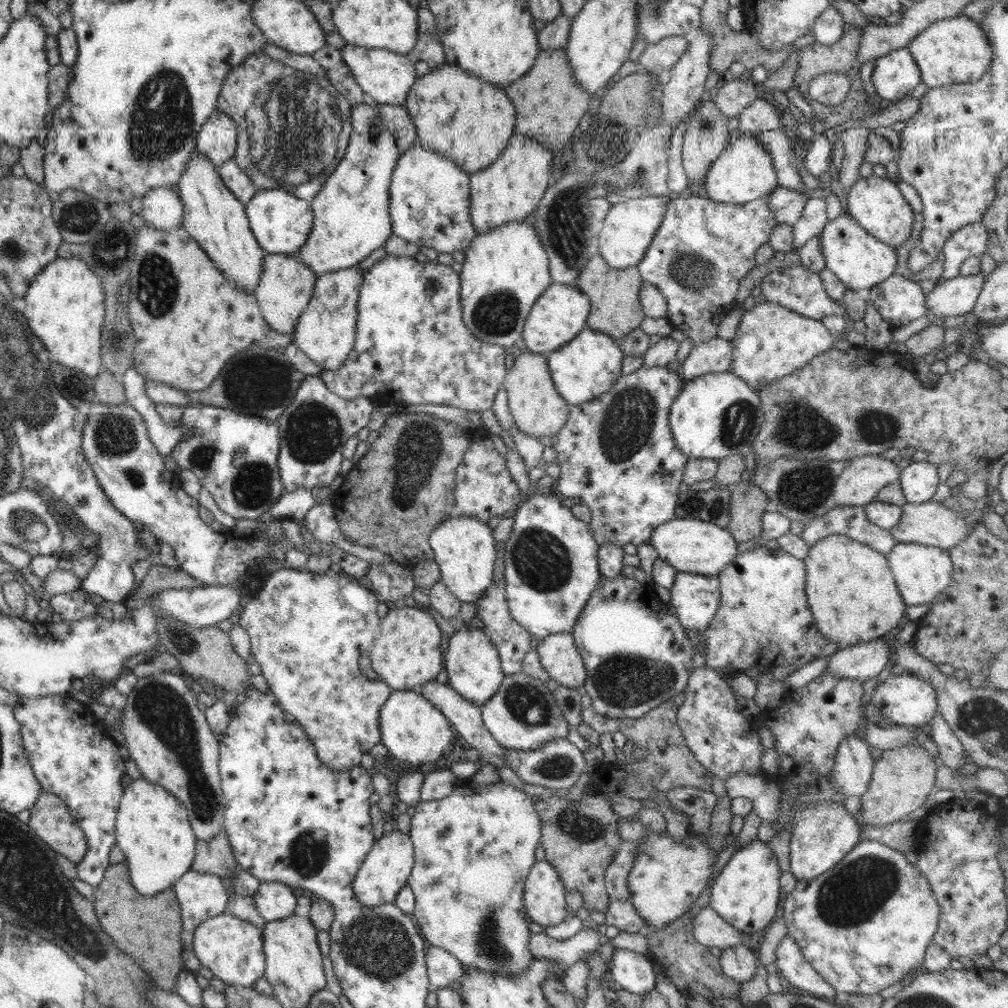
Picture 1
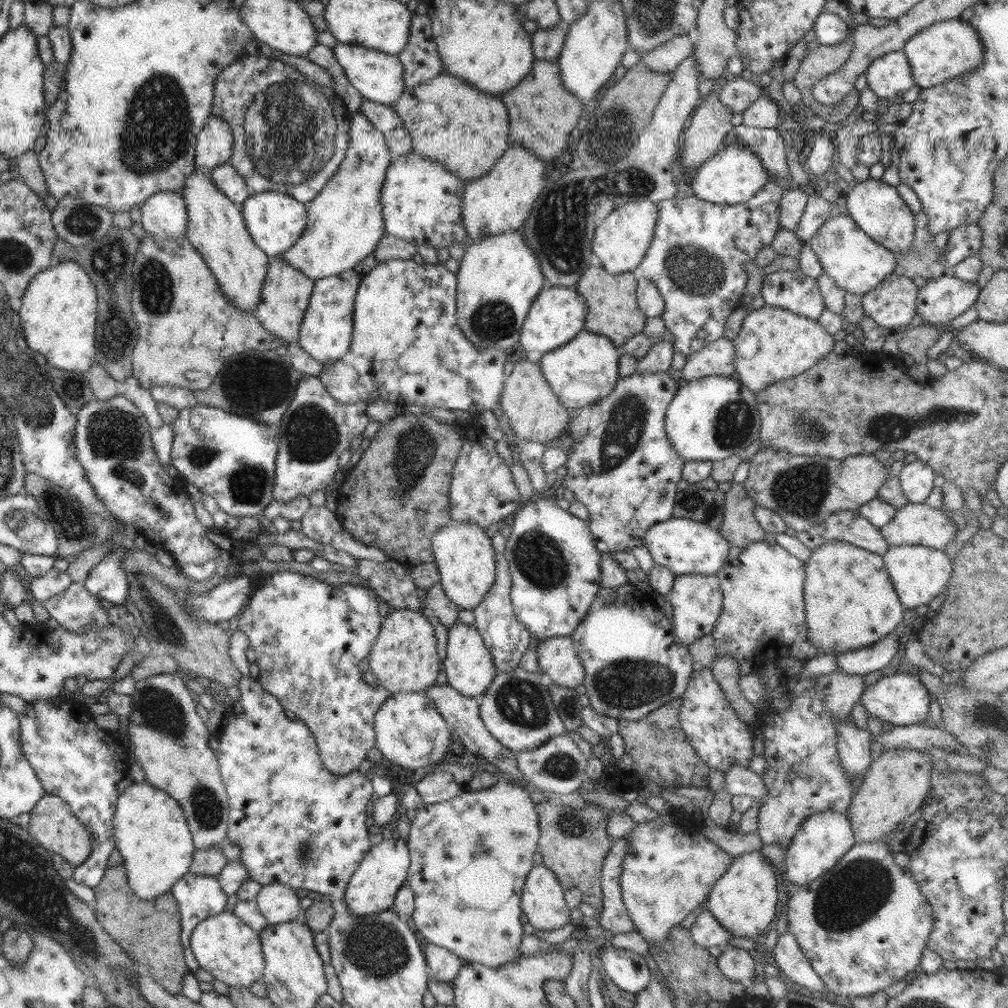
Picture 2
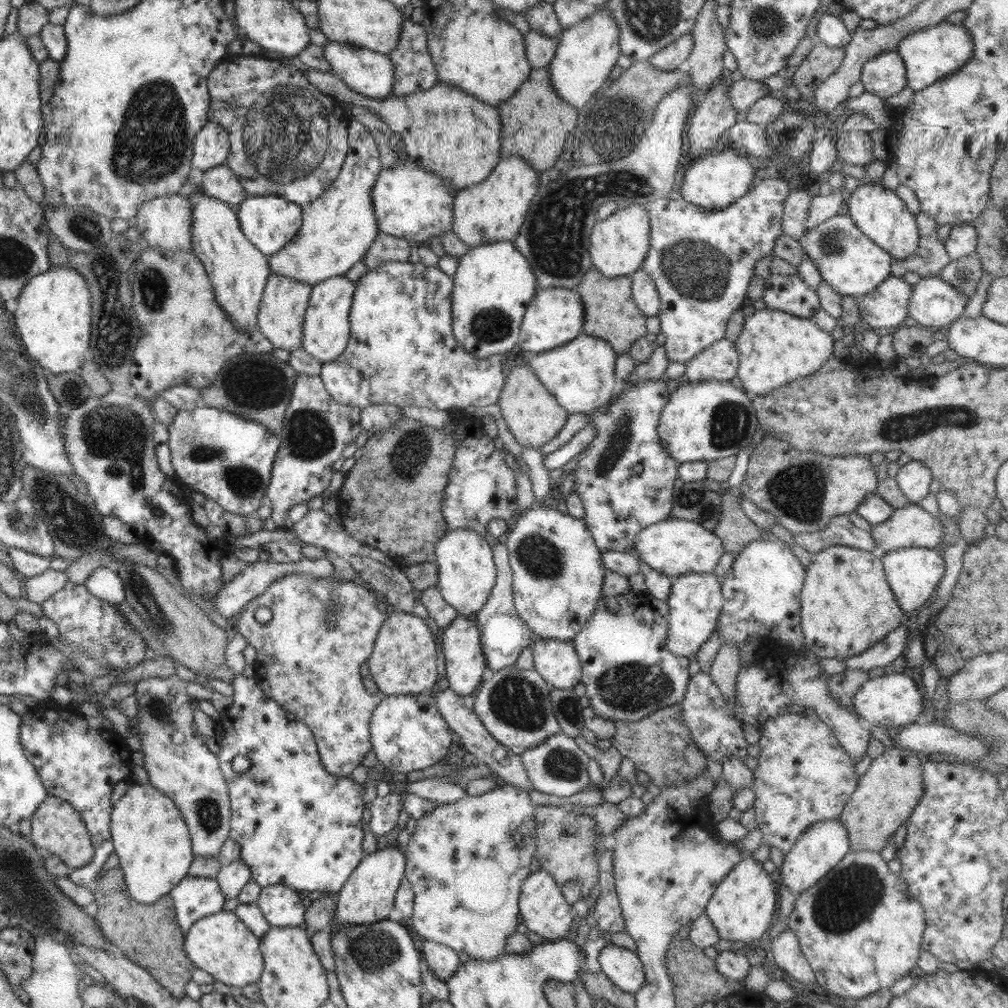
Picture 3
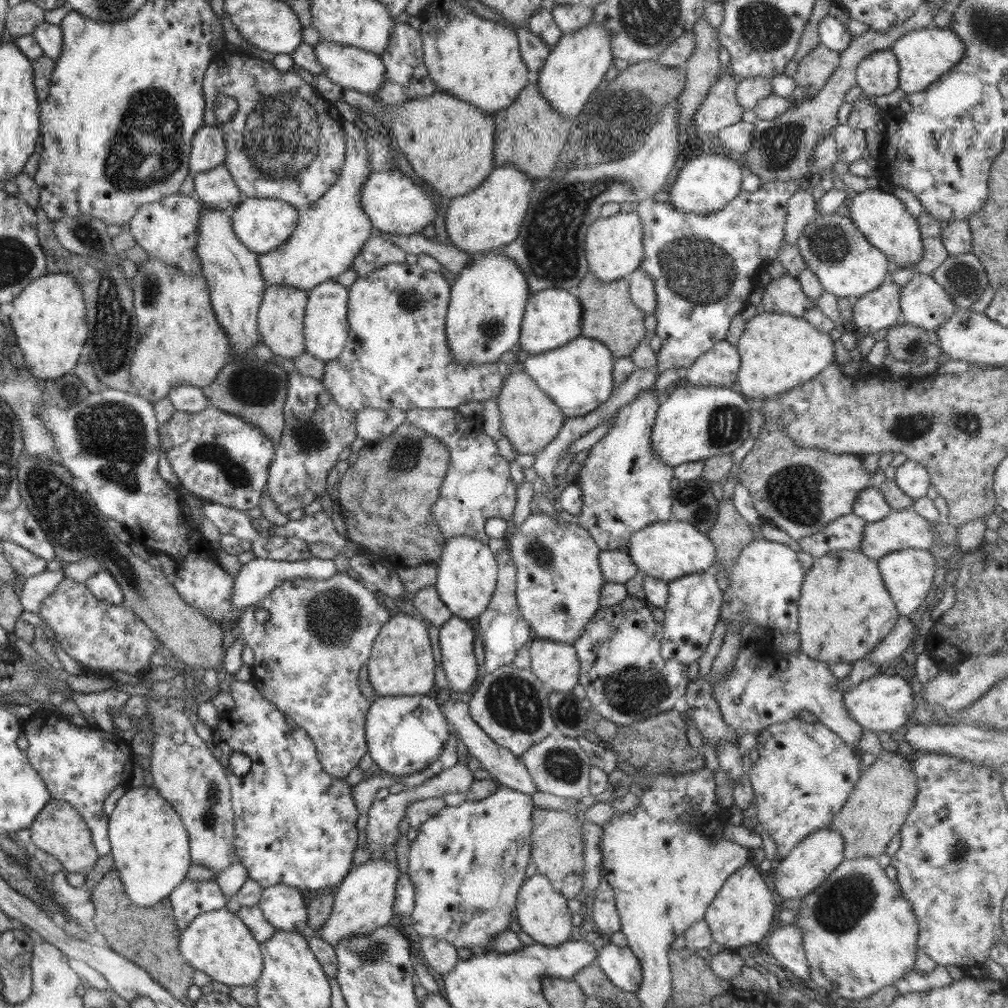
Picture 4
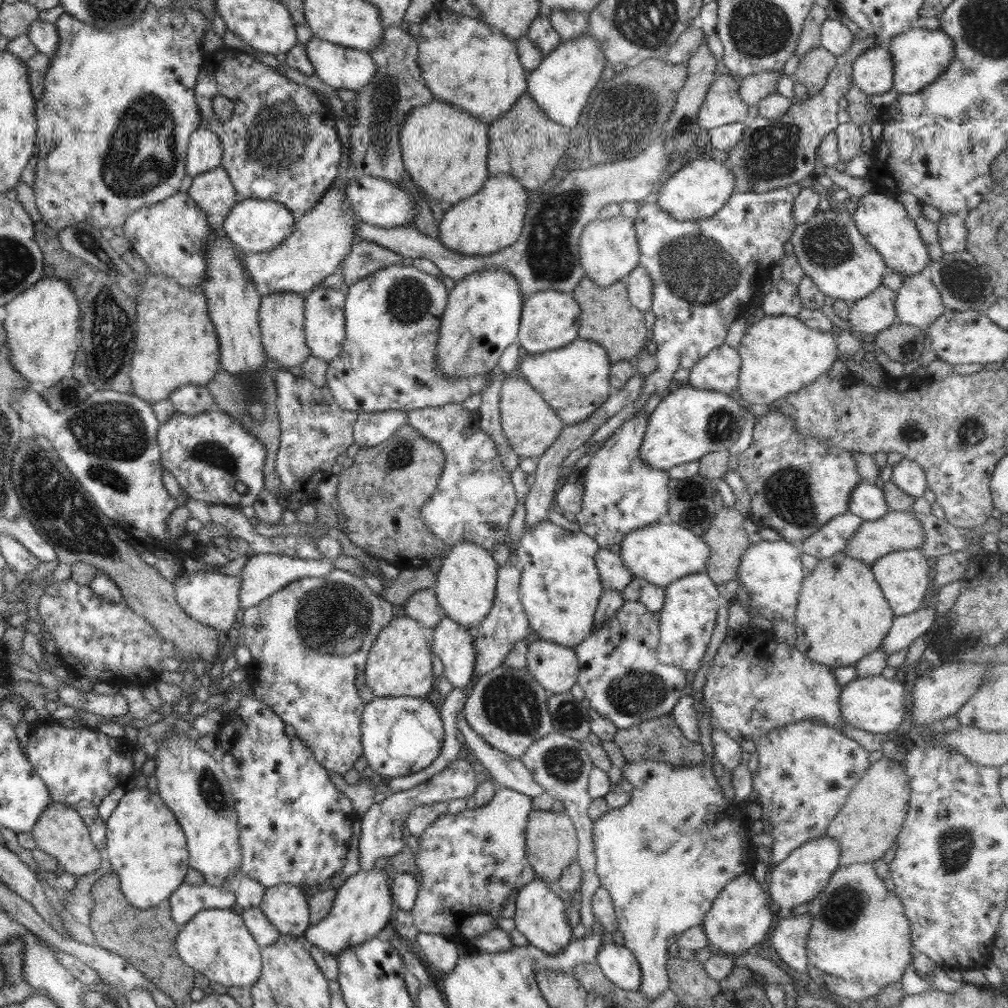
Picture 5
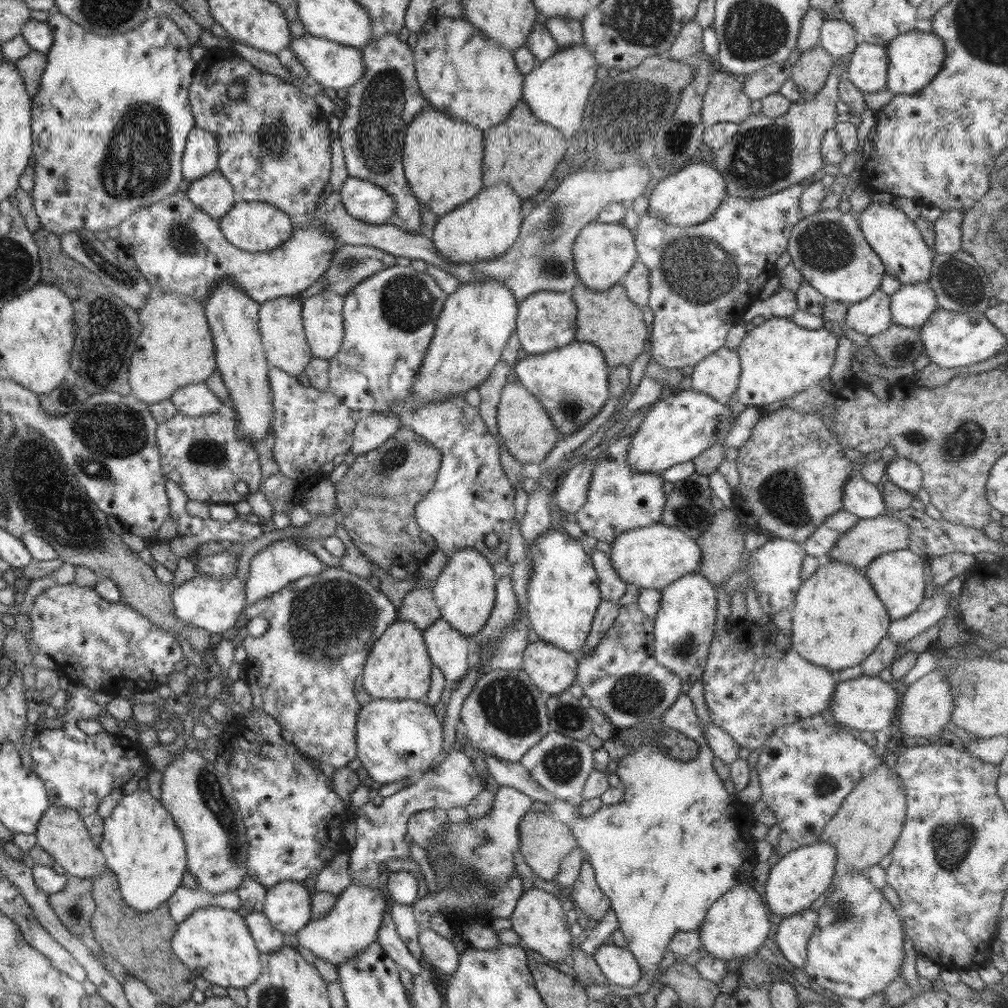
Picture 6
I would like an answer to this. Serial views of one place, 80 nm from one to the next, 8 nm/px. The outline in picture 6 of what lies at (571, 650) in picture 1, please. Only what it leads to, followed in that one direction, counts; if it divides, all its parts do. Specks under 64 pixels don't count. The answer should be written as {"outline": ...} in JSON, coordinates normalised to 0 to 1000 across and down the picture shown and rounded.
{"outline":[[[528,632],[519,649],[518,665],[537,687],[550,690],[572,675],[572,652]]]}

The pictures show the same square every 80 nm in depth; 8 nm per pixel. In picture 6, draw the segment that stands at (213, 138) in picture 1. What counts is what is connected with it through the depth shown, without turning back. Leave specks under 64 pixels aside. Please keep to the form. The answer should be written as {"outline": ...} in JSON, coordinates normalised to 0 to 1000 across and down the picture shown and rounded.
{"outline":[[[195,126],[186,135],[180,170],[185,180],[194,180],[215,169],[217,149],[212,133]]]}

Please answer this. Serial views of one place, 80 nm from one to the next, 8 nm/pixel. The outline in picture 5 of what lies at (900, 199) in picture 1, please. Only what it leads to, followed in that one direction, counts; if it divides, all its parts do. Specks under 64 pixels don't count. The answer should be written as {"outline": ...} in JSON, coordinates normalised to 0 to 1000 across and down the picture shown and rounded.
{"outline":[[[867,189],[853,196],[847,210],[849,226],[856,235],[873,251],[881,268],[903,275],[912,270],[920,270],[923,255],[909,226],[909,221],[901,214],[897,203],[889,197]]]}

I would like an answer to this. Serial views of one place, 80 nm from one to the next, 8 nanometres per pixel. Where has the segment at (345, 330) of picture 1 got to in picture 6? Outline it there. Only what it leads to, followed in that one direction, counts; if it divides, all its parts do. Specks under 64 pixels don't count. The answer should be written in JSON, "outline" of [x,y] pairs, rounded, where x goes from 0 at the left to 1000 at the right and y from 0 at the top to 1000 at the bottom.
{"outline":[[[320,288],[300,298],[300,322],[312,354],[328,356],[341,339],[340,300],[342,295]]]}

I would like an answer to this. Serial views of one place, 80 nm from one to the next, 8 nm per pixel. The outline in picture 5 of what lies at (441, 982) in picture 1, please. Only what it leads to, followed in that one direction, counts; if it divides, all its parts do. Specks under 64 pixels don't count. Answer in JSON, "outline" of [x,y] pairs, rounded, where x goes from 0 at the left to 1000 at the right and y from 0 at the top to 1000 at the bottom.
{"outline":[[[416,925],[414,927],[414,935],[415,940],[421,944],[421,948],[423,948],[424,958],[432,965],[434,968],[433,971],[433,981],[437,984],[440,995],[442,996],[442,990],[440,990],[440,982],[438,982],[438,978],[436,976],[435,969],[445,965],[451,958],[454,952],[454,944],[452,936],[448,935],[446,932],[439,930],[438,928],[434,927],[425,927],[422,925]]]}

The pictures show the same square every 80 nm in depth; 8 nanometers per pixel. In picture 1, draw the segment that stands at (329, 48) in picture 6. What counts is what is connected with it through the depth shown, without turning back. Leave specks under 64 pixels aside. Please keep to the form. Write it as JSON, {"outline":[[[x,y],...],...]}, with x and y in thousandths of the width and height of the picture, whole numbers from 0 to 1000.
{"outline":[[[344,45],[338,49],[341,62],[353,78],[365,99],[375,104],[400,104],[407,97],[406,90],[411,84],[413,67],[405,56],[382,49],[365,49],[354,45]]]}

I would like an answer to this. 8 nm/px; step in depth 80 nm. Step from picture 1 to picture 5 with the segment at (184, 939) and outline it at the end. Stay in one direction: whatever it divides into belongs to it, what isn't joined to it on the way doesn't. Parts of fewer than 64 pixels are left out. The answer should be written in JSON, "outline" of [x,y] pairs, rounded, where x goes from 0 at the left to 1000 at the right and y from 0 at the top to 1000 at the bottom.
{"outline":[[[182,875],[166,893],[170,899],[170,910],[182,920],[194,906],[204,902],[229,902],[234,898],[232,886],[222,879],[202,876],[192,879]]]}

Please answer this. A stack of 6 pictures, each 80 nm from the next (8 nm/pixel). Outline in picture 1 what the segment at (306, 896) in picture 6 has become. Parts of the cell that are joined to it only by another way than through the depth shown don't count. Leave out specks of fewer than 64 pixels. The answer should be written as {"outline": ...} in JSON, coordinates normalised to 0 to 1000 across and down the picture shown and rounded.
{"outline":[[[260,875],[250,890],[263,915],[280,913],[293,907],[295,891],[285,877]]]}

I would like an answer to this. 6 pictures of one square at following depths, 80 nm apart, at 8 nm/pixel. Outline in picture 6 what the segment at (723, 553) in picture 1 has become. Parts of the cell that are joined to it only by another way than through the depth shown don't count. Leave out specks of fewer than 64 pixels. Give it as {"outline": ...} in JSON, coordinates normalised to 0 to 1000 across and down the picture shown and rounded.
{"outline":[[[655,518],[615,530],[603,545],[611,568],[621,579],[630,579],[636,584],[657,585],[675,572],[690,568],[696,558],[696,545],[690,541],[690,536]]]}

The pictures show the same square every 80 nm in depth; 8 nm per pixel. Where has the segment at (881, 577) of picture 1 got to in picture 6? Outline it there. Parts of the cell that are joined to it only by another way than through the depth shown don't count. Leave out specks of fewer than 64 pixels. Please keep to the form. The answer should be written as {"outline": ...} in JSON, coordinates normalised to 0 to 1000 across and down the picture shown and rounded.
{"outline":[[[816,557],[808,570],[797,576],[785,608],[787,644],[806,660],[823,667],[859,656],[875,633],[881,630],[885,617],[858,567],[831,557]]]}

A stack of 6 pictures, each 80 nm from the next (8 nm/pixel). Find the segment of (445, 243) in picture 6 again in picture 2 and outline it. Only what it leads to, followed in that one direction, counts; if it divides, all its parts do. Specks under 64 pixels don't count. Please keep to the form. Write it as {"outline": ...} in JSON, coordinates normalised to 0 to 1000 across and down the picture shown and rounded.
{"outline":[[[505,145],[486,171],[476,177],[468,177],[468,180],[464,180],[460,194],[457,195],[457,215],[465,238],[472,240],[493,232],[516,228],[530,204],[530,199],[536,194],[540,185],[544,183],[542,179],[544,165],[545,163],[541,159],[534,157],[527,149],[519,145]]]}

